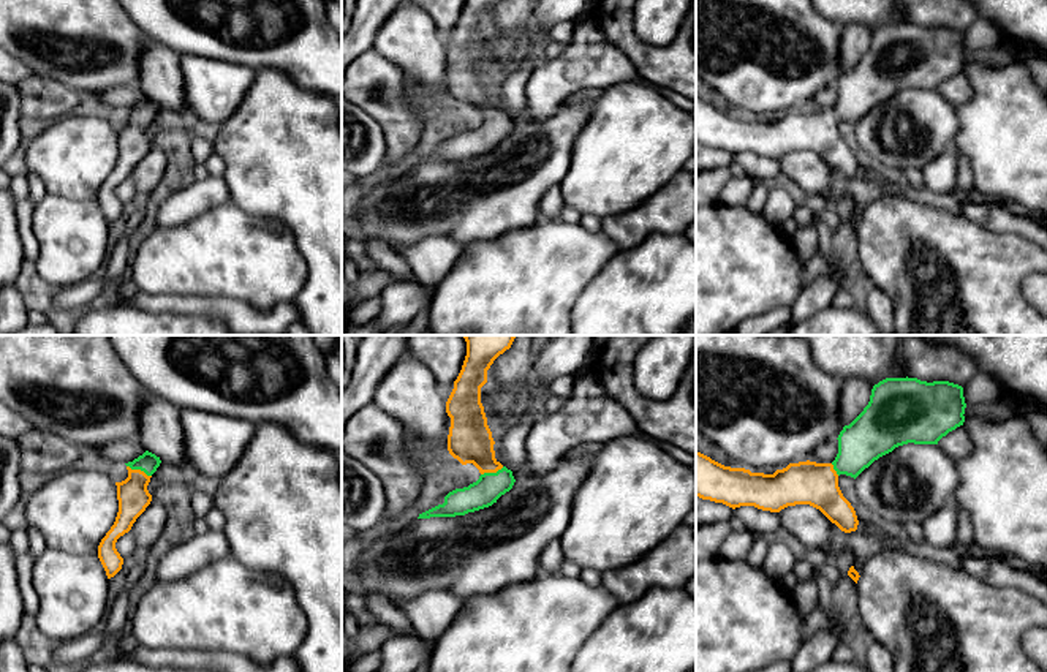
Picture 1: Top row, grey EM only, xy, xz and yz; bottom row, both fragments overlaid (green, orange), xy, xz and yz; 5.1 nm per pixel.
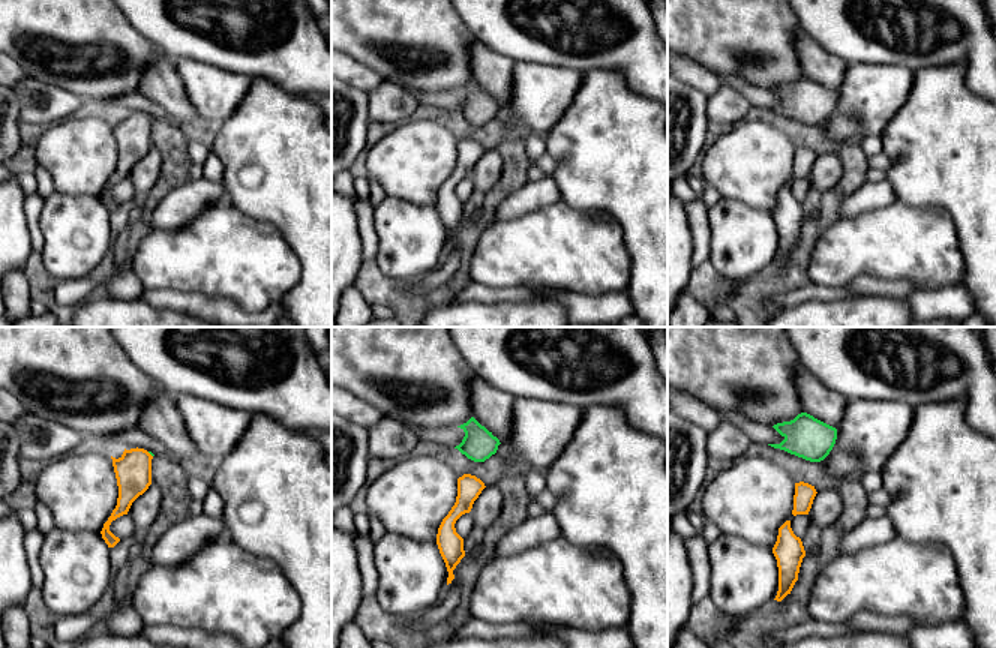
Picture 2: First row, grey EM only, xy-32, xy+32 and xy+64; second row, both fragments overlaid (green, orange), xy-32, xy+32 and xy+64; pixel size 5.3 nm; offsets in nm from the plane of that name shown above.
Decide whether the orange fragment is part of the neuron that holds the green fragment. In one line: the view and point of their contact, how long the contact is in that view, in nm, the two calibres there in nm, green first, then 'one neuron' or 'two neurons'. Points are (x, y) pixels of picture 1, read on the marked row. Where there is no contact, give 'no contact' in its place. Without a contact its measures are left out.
meets green in xy at (139, 468); contact 140 nm long; 100 nm thick on the green side, 160 nm on the other; one neuron

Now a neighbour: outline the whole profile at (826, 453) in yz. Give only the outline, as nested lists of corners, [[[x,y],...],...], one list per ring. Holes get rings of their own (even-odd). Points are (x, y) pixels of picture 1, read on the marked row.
[[[829,440],[819,444],[810,457],[810,462],[832,463],[838,454],[838,440]]]

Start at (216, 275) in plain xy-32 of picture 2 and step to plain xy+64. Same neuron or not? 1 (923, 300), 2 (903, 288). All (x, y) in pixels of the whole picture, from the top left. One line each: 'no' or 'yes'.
1: no
2: no

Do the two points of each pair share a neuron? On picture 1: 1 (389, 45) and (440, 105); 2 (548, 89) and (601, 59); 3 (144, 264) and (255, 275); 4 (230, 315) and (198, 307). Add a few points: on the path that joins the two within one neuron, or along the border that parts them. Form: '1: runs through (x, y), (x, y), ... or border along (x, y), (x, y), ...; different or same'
1: runs through (405, 57), (427, 79), (427, 89); same
2: runs through (560, 78), (589, 62); same
3: runs through (171, 264), (228, 264); same
4: runs through (222, 309), (206, 307); same

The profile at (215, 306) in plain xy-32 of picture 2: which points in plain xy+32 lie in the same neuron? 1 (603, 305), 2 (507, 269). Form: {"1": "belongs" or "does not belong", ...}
{"1": "belongs", "2": "does not belong"}

